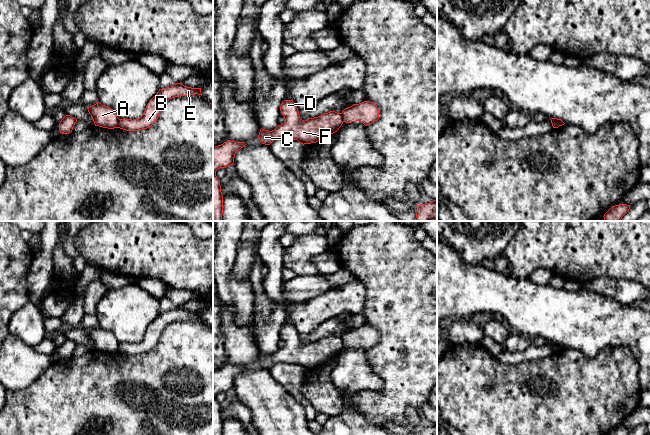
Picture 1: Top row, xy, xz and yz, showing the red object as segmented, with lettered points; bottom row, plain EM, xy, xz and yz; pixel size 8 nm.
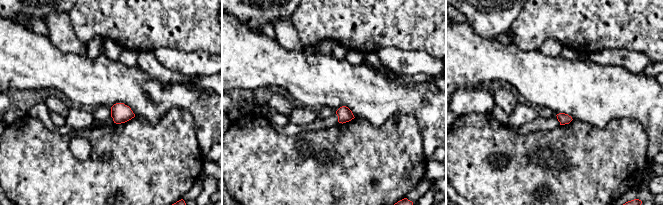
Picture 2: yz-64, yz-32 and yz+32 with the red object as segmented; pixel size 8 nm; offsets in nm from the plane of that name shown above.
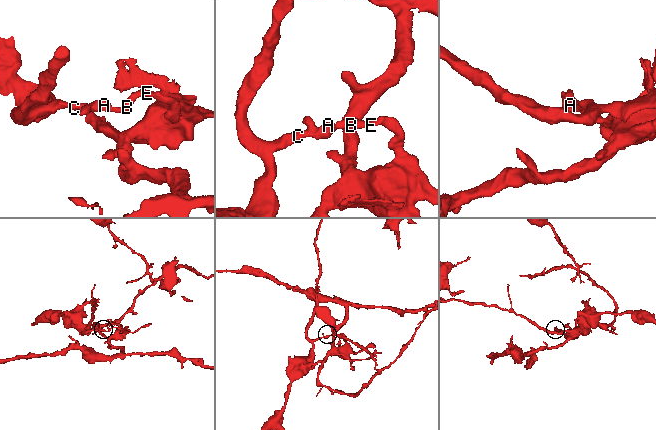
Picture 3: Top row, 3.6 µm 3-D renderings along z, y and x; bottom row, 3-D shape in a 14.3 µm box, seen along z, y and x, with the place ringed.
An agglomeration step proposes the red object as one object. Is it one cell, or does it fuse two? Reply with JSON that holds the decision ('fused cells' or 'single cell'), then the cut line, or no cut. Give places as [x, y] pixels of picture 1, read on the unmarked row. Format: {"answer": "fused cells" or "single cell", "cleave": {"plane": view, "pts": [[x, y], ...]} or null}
{"answer": "fused cells", "cleave": {"plane": "xy", "pts": [[119, 343], [117, 351]]}}

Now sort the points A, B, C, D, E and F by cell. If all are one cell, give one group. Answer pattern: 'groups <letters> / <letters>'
groups A C D F / B E

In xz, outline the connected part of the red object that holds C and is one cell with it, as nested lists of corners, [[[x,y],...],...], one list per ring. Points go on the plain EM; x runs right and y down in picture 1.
[[[284,324],[280,335],[285,346],[274,354],[260,353],[258,362],[262,368],[270,369],[275,363],[293,363],[301,368],[311,368],[328,362],[343,348],[341,337],[334,334],[303,345],[293,324]]]

